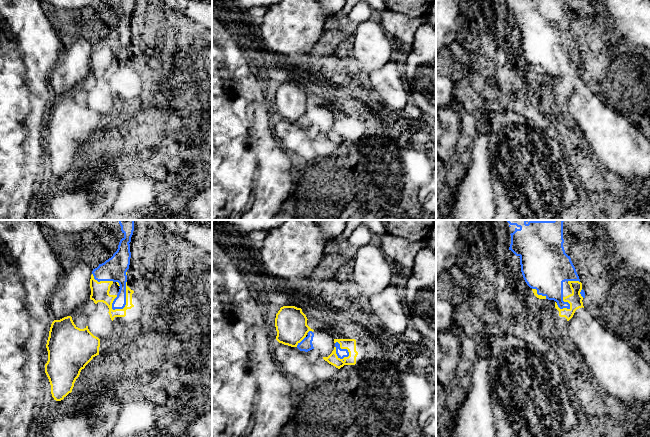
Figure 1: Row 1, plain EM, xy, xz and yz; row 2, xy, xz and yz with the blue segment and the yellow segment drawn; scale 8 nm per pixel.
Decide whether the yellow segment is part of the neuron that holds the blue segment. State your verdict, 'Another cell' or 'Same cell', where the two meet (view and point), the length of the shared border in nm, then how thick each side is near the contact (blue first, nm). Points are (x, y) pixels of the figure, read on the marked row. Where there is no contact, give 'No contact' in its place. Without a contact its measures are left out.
Another cell. Touches blue at xy (125, 299). Shared border 260 nm. Thickness 180 nm (blue) against 140 nm

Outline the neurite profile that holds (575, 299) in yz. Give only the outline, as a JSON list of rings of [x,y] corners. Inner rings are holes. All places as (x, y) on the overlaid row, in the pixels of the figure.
[[[568,281],[568,284],[570,285],[572,293],[566,297],[563,297],[563,301],[568,302],[570,304],[570,308],[560,309],[555,302],[555,308],[559,311],[559,316],[565,317],[567,321],[569,321],[573,317],[577,309],[582,307],[584,308],[582,302],[583,297],[580,294],[582,290],[582,283],[579,281]]]

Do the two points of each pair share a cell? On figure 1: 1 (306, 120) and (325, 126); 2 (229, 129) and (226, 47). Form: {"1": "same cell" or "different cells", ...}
{"1": "same cell", "2": "same cell"}

